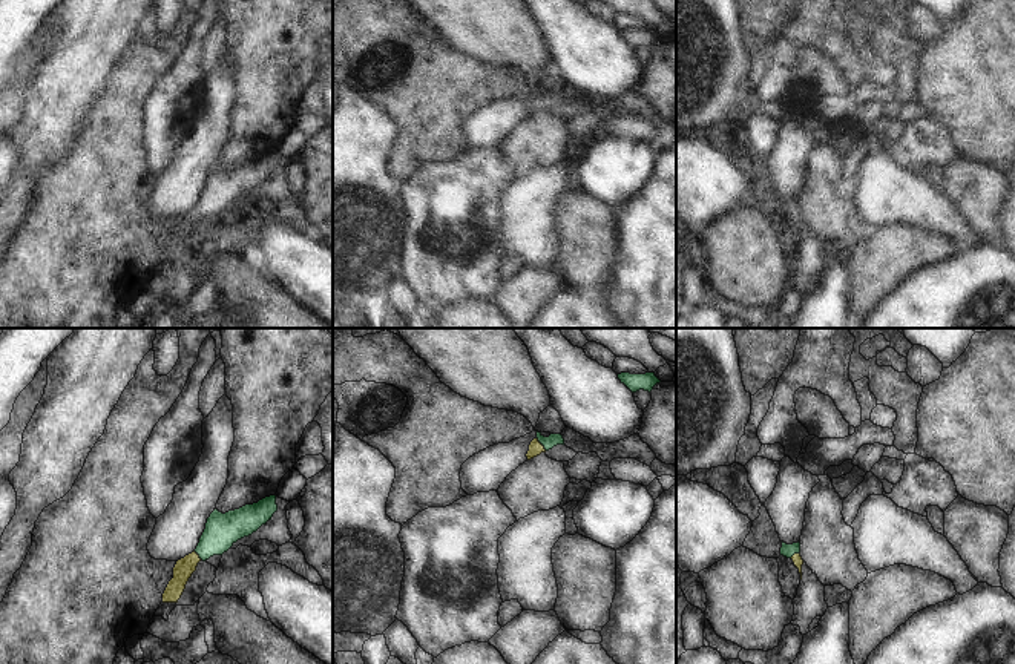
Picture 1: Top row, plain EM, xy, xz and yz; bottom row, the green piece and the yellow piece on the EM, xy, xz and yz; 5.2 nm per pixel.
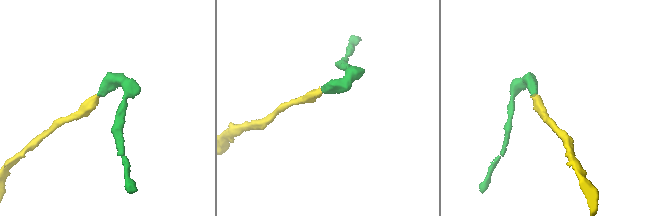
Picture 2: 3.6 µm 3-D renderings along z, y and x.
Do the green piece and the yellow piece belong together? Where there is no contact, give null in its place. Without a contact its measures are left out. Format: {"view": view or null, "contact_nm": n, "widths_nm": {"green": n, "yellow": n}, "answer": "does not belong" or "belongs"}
{"view": "xz", "contact_nm": 90, "widths_nm": {"green": 70, "yellow": 80}, "answer": "belongs"}

